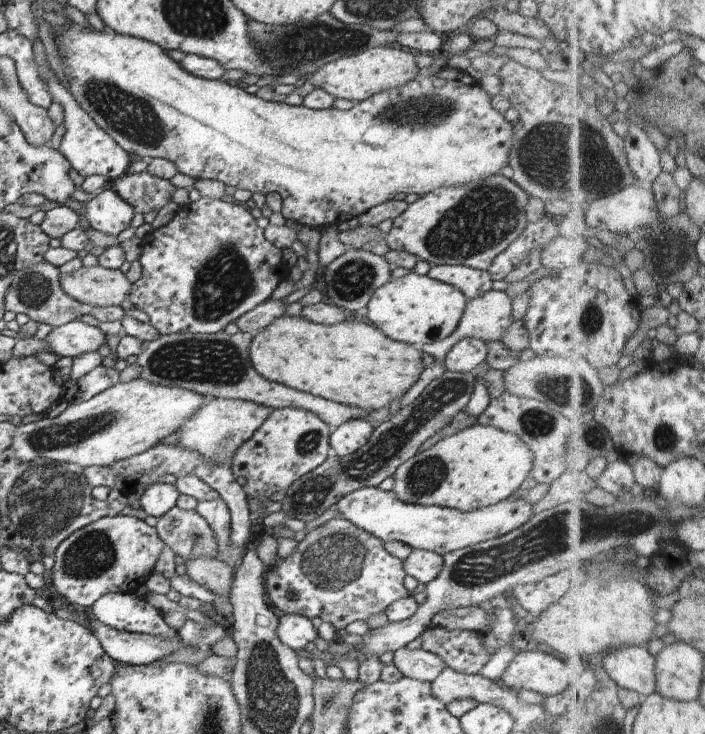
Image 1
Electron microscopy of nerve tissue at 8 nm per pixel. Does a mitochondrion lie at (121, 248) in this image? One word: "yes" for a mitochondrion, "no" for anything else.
no

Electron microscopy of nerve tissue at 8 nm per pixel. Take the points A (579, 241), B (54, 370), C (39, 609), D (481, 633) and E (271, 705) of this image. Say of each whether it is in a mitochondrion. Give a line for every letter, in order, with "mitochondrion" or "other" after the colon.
A: other
B: other
C: other
D: other
E: mitochondrion

